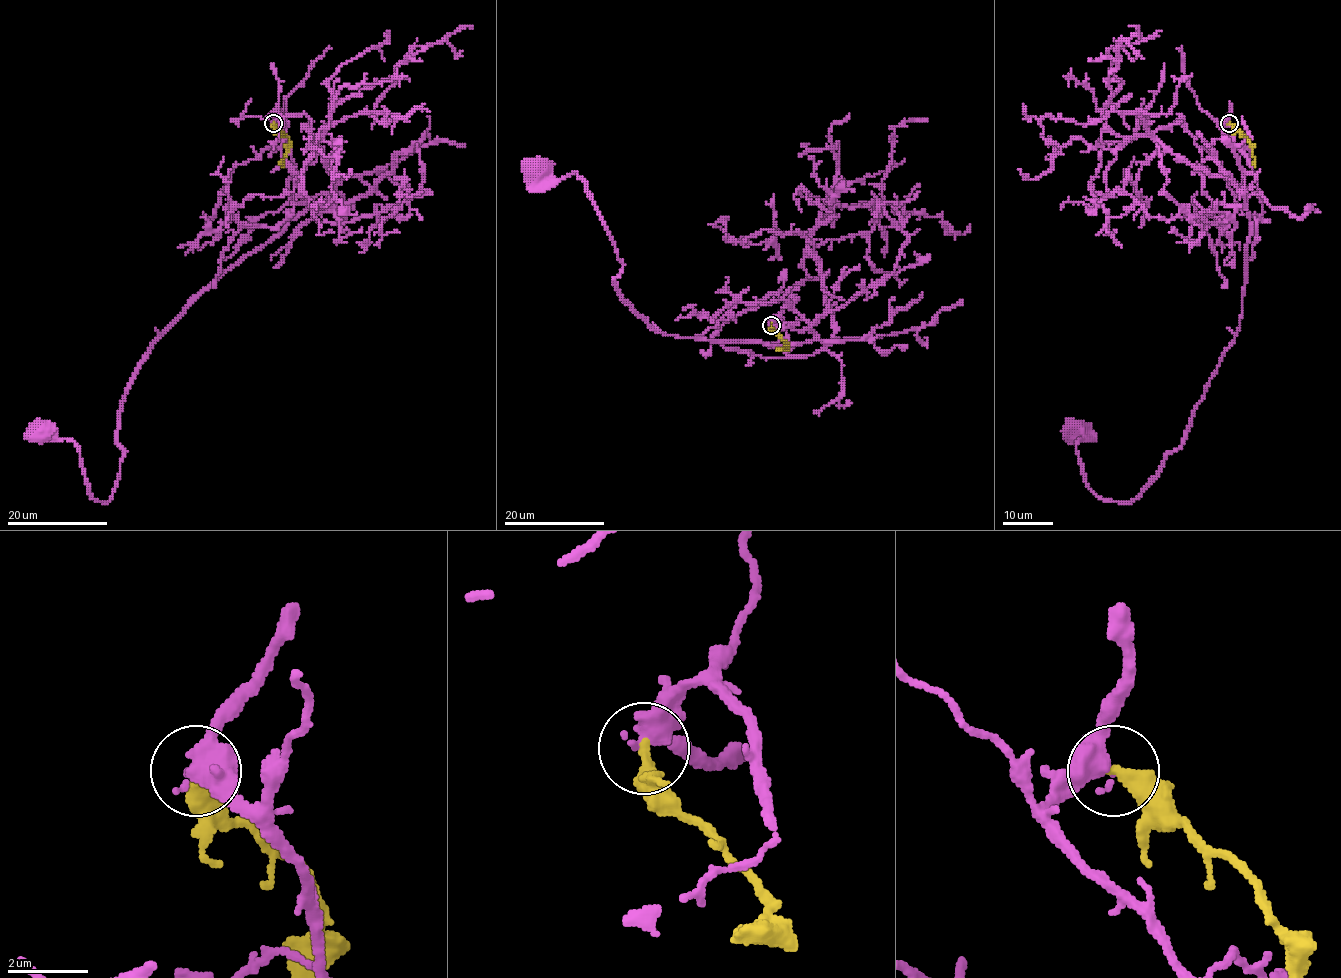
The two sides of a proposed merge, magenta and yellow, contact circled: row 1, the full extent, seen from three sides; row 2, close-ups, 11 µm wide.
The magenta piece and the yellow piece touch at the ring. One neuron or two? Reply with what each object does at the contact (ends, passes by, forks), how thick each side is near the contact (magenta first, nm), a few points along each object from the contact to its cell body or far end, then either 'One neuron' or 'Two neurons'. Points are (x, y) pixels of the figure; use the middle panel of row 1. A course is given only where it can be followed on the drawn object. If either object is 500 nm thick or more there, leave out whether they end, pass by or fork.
At the ring magenta passes by. At the ring yellow ends. Thickness 400 nm (magenta) against 360 nm. Course of magenta: (770, 324), (783, 322), (788, 356), (824, 343), (653, 329), (616, 289), (622, 264), (583, 181), (536, 171). Course of yellow: (770, 324), (785, 342), (779, 351). Two neurons

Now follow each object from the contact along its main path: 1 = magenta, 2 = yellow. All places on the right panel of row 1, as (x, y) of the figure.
1: (1229, 123), (1260, 201), (1244, 205), (1243, 313), (1183, 443), (1138, 496), (1102, 500), (1075, 430)
2: (1229, 123), (1246, 137), (1255, 167)

